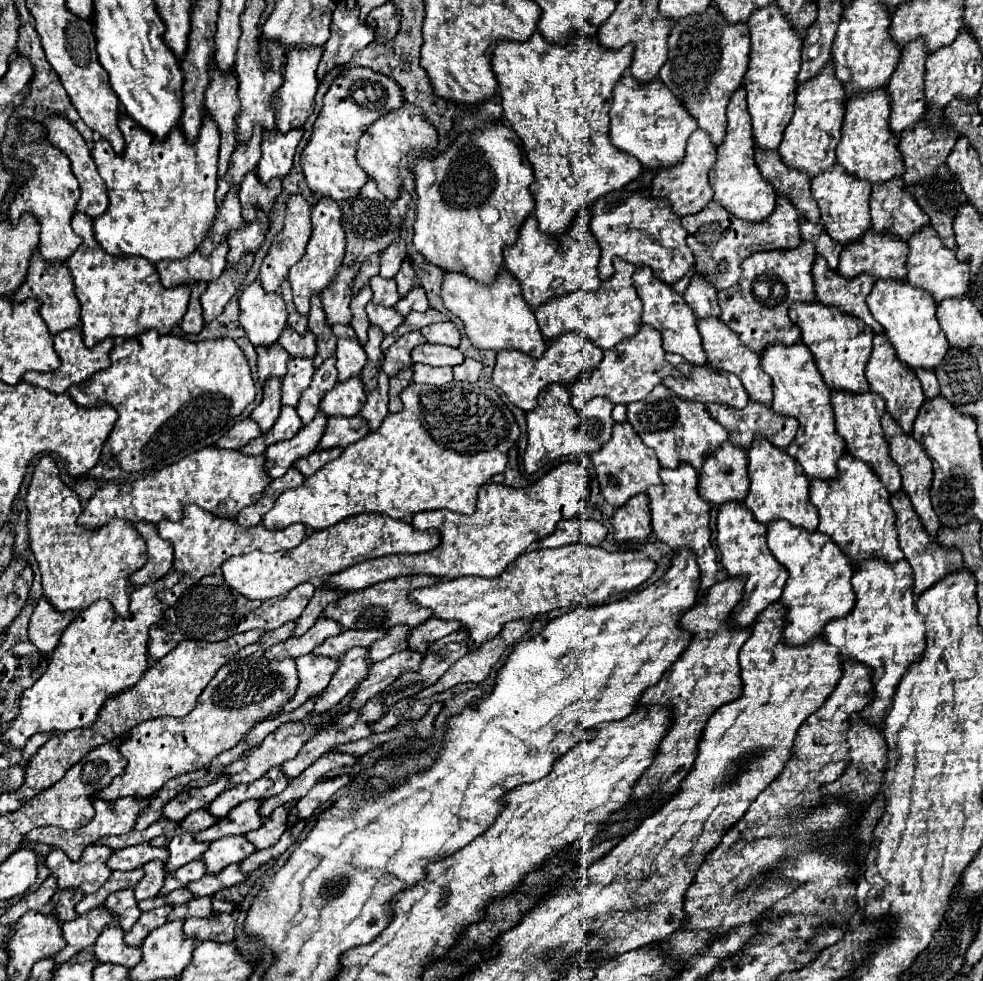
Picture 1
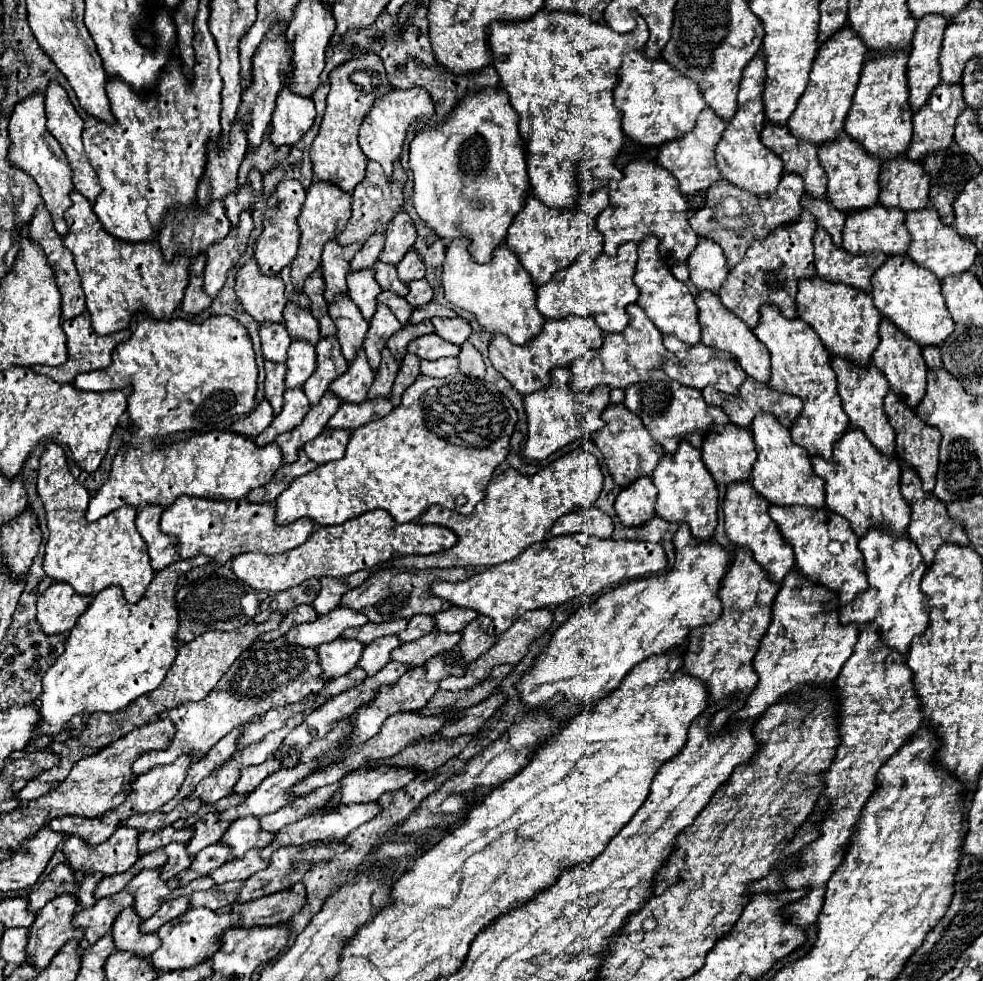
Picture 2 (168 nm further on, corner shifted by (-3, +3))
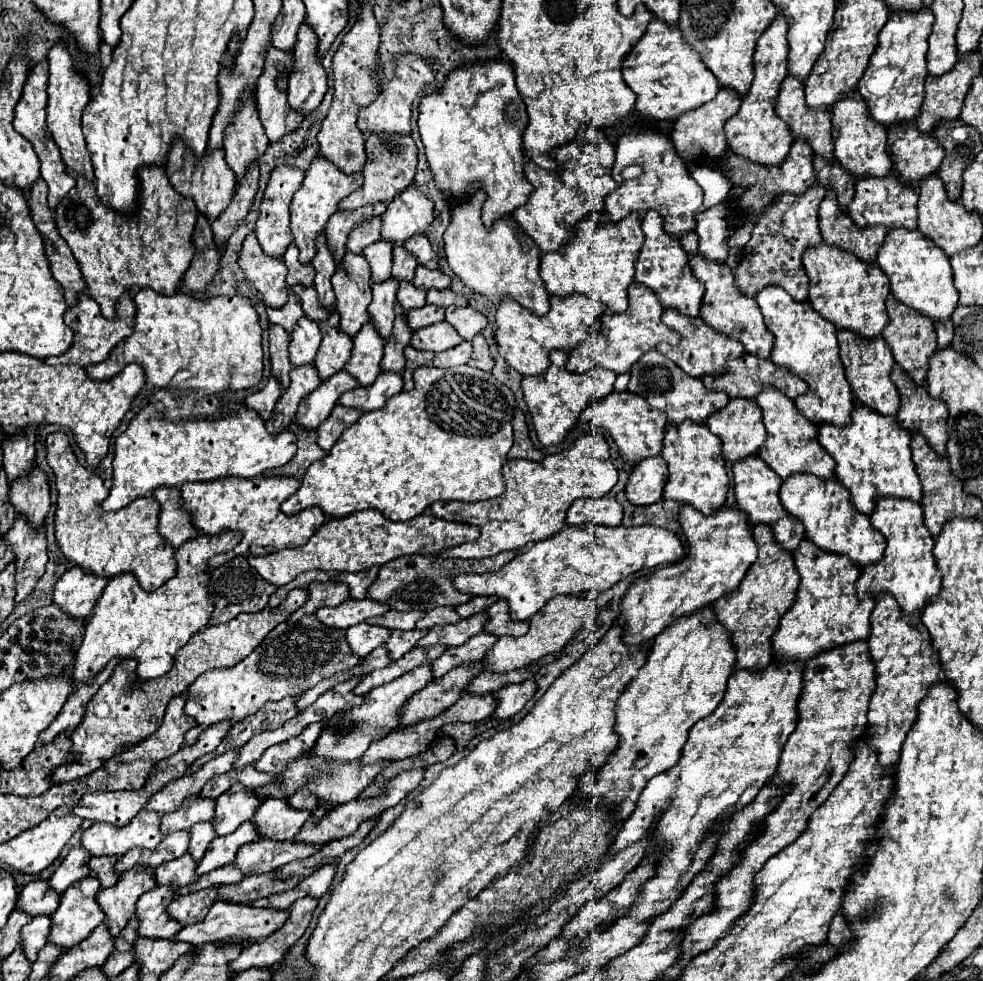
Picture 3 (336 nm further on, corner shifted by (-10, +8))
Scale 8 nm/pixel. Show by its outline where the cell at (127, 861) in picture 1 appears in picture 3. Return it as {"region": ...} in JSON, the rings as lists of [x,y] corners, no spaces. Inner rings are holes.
{"region":[[[190,796],[180,810],[164,814],[160,830],[162,834],[172,834],[178,830],[190,830],[198,822],[210,822],[214,816],[214,800],[204,800],[200,796]]]}

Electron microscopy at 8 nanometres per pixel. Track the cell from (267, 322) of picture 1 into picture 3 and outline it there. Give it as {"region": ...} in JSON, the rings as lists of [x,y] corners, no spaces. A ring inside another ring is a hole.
{"region":[[[254,234],[244,240],[238,266],[244,276],[254,284],[254,288],[262,294],[264,304],[270,308],[280,308],[288,300],[288,284],[286,284],[286,266],[278,258],[270,258],[262,252]]]}

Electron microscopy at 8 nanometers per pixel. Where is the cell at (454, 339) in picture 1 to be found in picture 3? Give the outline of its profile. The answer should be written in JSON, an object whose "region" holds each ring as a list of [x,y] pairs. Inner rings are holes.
{"region":[[[448,306],[446,308],[446,322],[452,324],[464,340],[472,340],[488,324],[486,316],[476,312],[472,306],[466,306],[466,308]]]}

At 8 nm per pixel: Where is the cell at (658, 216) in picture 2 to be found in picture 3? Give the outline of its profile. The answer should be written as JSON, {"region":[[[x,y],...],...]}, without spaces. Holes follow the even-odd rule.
{"region":[[[632,130],[630,134],[620,136],[612,178],[620,186],[606,196],[606,214],[610,214],[610,222],[620,222],[628,214],[644,218],[648,210],[656,210],[664,218],[664,232],[676,240],[696,228],[694,216],[702,204],[702,188],[692,180],[684,162],[674,154],[674,144],[662,134],[652,130]],[[630,164],[638,164],[644,172],[634,180],[624,180],[622,168]]]}

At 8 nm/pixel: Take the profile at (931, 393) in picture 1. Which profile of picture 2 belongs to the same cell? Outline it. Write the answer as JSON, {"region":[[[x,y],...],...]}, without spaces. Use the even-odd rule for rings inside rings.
{"region":[[[923,347],[923,357],[929,369],[939,369],[941,367],[941,355],[939,347]]]}

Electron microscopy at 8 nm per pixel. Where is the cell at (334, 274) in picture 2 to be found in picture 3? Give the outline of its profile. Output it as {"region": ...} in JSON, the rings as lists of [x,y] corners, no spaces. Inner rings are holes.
{"region":[[[374,204],[374,206],[366,206],[362,210],[354,210],[354,212],[336,212],[324,230],[326,236],[326,244],[334,256],[334,260],[340,264],[346,256],[346,242],[350,232],[360,226],[362,222],[372,220],[374,216],[382,216],[386,212],[386,204]]]}

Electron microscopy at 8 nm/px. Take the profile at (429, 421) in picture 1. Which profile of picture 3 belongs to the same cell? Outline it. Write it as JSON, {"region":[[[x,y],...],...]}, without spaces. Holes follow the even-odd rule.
{"region":[[[422,366],[414,372],[414,382],[414,390],[396,394],[380,410],[364,412],[360,420],[350,426],[350,430],[344,430],[342,438],[334,444],[328,456],[314,462],[306,470],[298,492],[282,502],[282,512],[286,516],[294,516],[300,510],[312,506],[322,508],[324,514],[332,518],[376,508],[388,520],[398,522],[422,514],[430,504],[438,500],[478,502],[500,496],[504,492],[502,464],[514,444],[512,416],[516,400],[512,390],[498,382],[490,372],[482,372],[472,366],[454,366],[446,370]]]}

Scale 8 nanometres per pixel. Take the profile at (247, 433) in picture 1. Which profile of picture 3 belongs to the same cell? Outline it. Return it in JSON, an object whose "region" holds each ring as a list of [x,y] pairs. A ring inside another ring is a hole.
{"region":[[[270,378],[268,384],[262,390],[258,390],[258,392],[254,392],[254,394],[250,394],[246,398],[246,406],[250,410],[256,410],[262,416],[262,420],[268,420],[272,410],[274,410],[274,404],[278,402],[280,394],[282,394],[282,390],[280,390],[278,380]]]}

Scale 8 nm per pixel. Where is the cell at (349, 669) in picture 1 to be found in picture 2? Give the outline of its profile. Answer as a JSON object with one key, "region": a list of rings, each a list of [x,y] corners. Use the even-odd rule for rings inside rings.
{"region":[[[387,635],[381,639],[375,639],[373,643],[369,643],[363,651],[361,661],[357,663],[357,667],[365,669],[367,675],[375,675],[379,669],[383,669],[389,663],[389,655],[395,647],[399,647],[401,641],[397,639],[397,635]]]}

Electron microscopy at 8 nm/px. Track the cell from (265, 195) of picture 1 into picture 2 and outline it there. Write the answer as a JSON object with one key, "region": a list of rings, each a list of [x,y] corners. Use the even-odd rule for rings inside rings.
{"region":[[[265,135],[263,143],[255,151],[247,149],[247,155],[243,159],[243,167],[239,167],[239,183],[247,181],[247,173],[251,171],[251,167],[257,167],[265,175],[271,167],[275,167],[277,163],[281,163],[289,155],[289,149],[291,147],[275,147],[271,143],[271,139],[267,139],[267,135]]]}

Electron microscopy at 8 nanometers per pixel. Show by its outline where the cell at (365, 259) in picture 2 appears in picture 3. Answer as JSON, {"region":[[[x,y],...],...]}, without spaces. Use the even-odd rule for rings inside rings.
{"region":[[[374,218],[374,222],[366,222],[366,226],[360,226],[350,234],[350,242],[346,248],[354,254],[362,254],[362,250],[374,242],[380,240],[380,228],[382,228],[382,218]]]}

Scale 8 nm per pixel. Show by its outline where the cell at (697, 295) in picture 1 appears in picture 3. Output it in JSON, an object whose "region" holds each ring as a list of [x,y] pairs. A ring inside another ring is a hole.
{"region":[[[726,202],[708,208],[696,214],[696,234],[698,234],[698,252],[712,262],[726,266],[728,258],[728,224],[722,218],[722,210],[726,210]]]}

